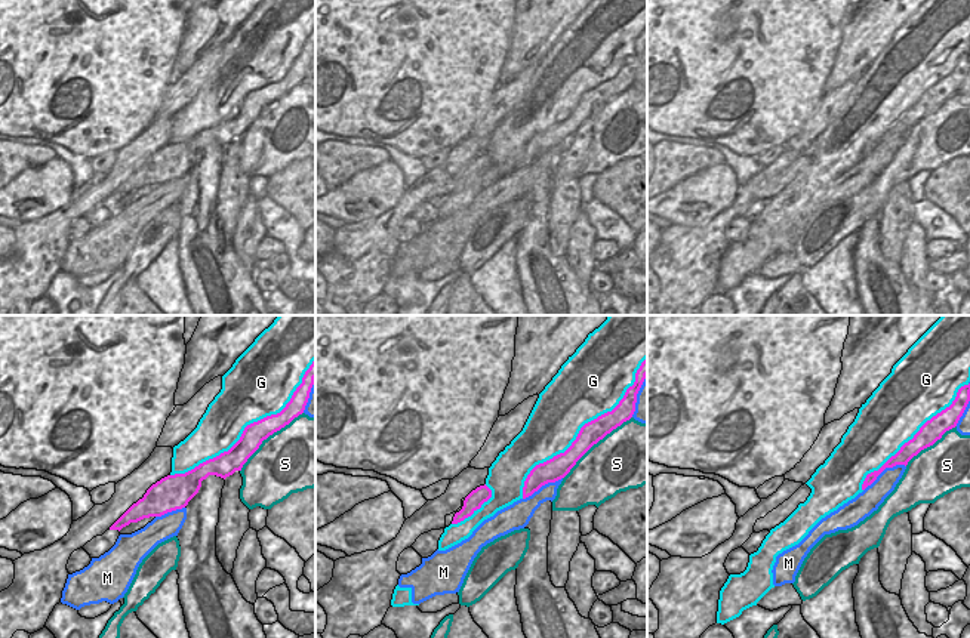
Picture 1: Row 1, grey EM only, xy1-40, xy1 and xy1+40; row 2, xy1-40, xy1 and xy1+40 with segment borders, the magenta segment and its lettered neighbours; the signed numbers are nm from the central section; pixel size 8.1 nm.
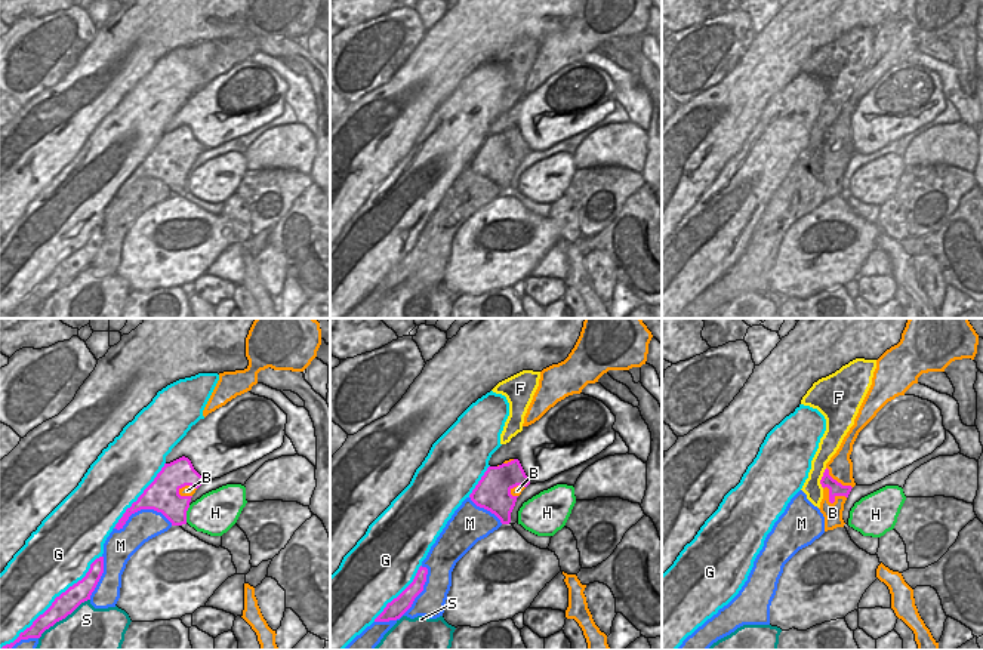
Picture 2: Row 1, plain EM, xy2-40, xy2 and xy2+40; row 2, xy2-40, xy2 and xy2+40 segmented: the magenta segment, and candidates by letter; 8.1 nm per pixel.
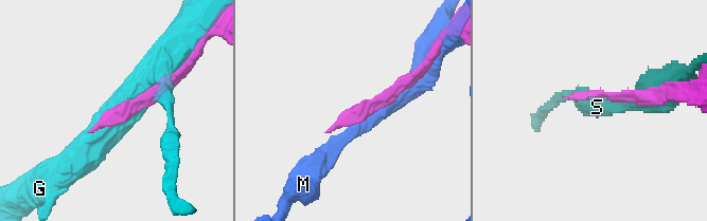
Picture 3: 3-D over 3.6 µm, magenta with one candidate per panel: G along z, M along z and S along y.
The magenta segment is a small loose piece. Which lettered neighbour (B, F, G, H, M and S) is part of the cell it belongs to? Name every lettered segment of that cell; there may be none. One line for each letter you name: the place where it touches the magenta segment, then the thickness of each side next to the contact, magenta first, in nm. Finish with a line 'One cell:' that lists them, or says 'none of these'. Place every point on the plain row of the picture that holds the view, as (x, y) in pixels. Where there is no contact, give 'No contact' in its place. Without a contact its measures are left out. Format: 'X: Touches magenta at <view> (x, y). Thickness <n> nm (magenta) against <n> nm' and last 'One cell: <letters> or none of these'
One cell: none of these.

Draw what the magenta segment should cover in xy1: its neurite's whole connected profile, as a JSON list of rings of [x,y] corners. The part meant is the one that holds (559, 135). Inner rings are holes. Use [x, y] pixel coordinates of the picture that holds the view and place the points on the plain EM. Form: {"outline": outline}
{"outline": [[[647,27],[635,41],[635,50],[629,55],[619,73],[597,87],[585,92],[572,114],[552,127],[536,133],[527,144],[523,155],[523,167],[532,164],[542,154],[564,147],[576,130],[613,98],[629,89],[635,80],[637,62],[647,44]]]}

